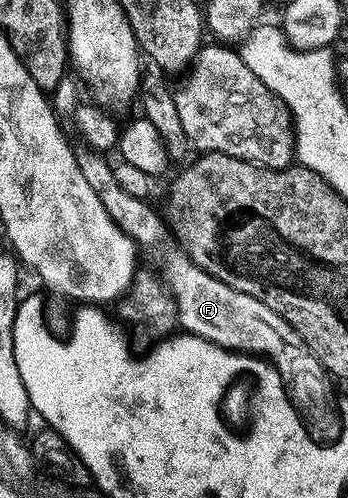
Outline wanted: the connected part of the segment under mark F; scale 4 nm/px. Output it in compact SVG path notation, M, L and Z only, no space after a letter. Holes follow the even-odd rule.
M82 148L77 151L77 155L78 167L80 172L84 172L84 180L88 180L92 192L100 196L108 216L112 216L115 224L136 243L143 255L146 253L150 257L149 265L161 275L170 289L178 309L178 325L185 333L223 346L226 350L236 350L239 354L265 356L270 365L278 369L289 389L296 392L316 395L331 387L331 379L310 350L301 344L295 345L295 350L290 350L290 342L297 343L299 337L279 314L272 312L272 308L268 308L266 304L260 304L256 296L248 296L248 292L228 288L228 284L216 280L216 276L212 276L207 270L201 270L178 245L165 217L159 211L157 214L149 206L149 201L128 196L128 192L120 188L113 165L109 161L106 163L99 151ZM163 242L169 246L158 249Z

